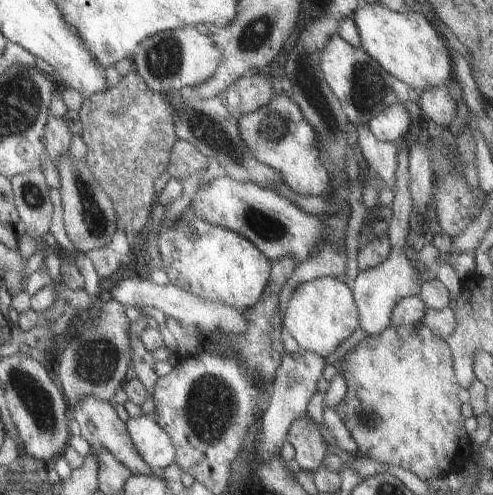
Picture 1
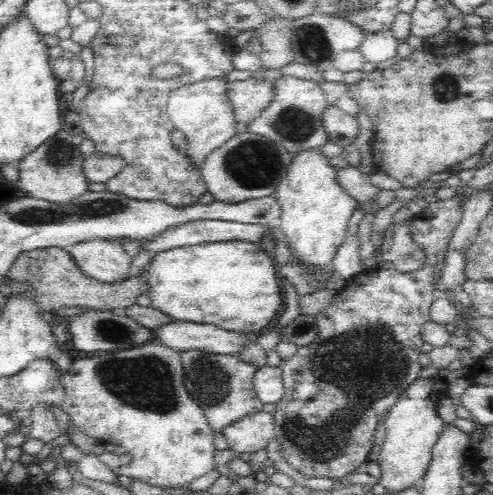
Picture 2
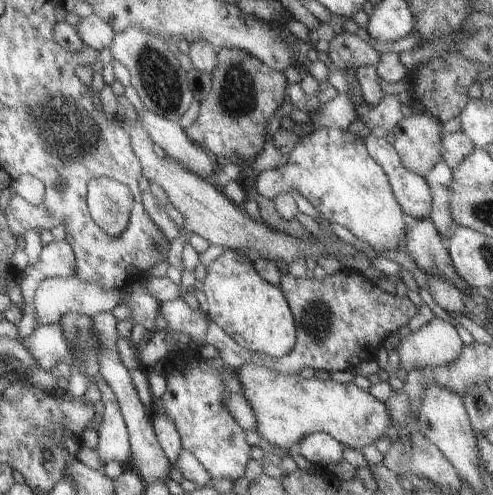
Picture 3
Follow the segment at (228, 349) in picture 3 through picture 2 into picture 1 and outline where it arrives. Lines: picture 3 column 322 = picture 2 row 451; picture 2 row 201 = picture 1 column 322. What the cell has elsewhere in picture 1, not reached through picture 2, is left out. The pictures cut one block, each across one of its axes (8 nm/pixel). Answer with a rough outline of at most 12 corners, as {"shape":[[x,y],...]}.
{"shape":[[293,420],[287,440],[301,472],[315,472],[323,438],[305,420]]}

